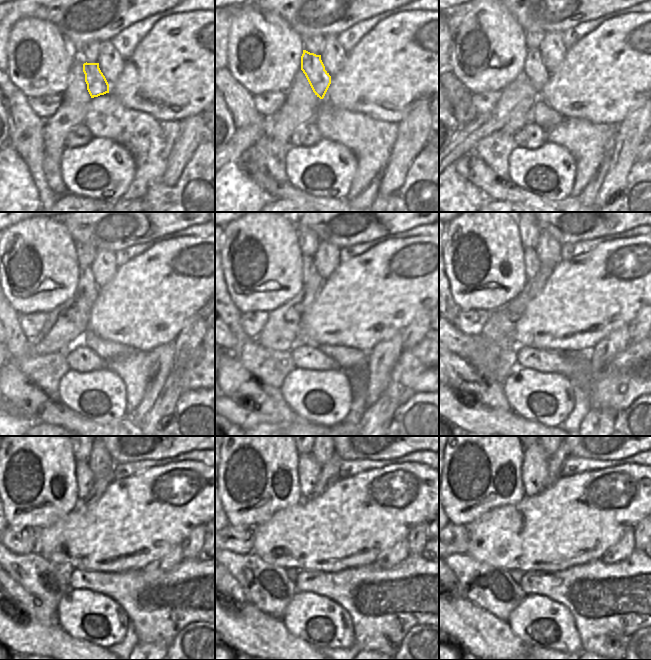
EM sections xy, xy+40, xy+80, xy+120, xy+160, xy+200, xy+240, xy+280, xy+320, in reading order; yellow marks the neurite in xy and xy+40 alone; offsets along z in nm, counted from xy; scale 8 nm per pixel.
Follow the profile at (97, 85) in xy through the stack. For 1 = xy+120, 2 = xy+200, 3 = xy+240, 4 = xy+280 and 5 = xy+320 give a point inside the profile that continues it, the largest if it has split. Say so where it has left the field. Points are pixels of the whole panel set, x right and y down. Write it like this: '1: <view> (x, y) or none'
1: xy+120 (86, 286)
2: xy+200 (532, 264)
3: xy+240 (83, 474)
4: xy+280 (308, 470)
5: xy+320 (535, 460)

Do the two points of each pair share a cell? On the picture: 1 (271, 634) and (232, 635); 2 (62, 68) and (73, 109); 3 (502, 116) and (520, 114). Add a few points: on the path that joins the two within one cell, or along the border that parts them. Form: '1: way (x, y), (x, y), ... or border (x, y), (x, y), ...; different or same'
1: way (261, 634), (242, 634); same
2: border (73, 62), (69, 83), (62, 94); different
3: border (524, 96), (501, 129); different

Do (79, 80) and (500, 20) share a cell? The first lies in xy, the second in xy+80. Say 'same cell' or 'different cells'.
different cells

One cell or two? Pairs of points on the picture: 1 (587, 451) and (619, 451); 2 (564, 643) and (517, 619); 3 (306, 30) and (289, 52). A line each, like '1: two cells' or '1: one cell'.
1: one cell
2: one cell
3: two cells

